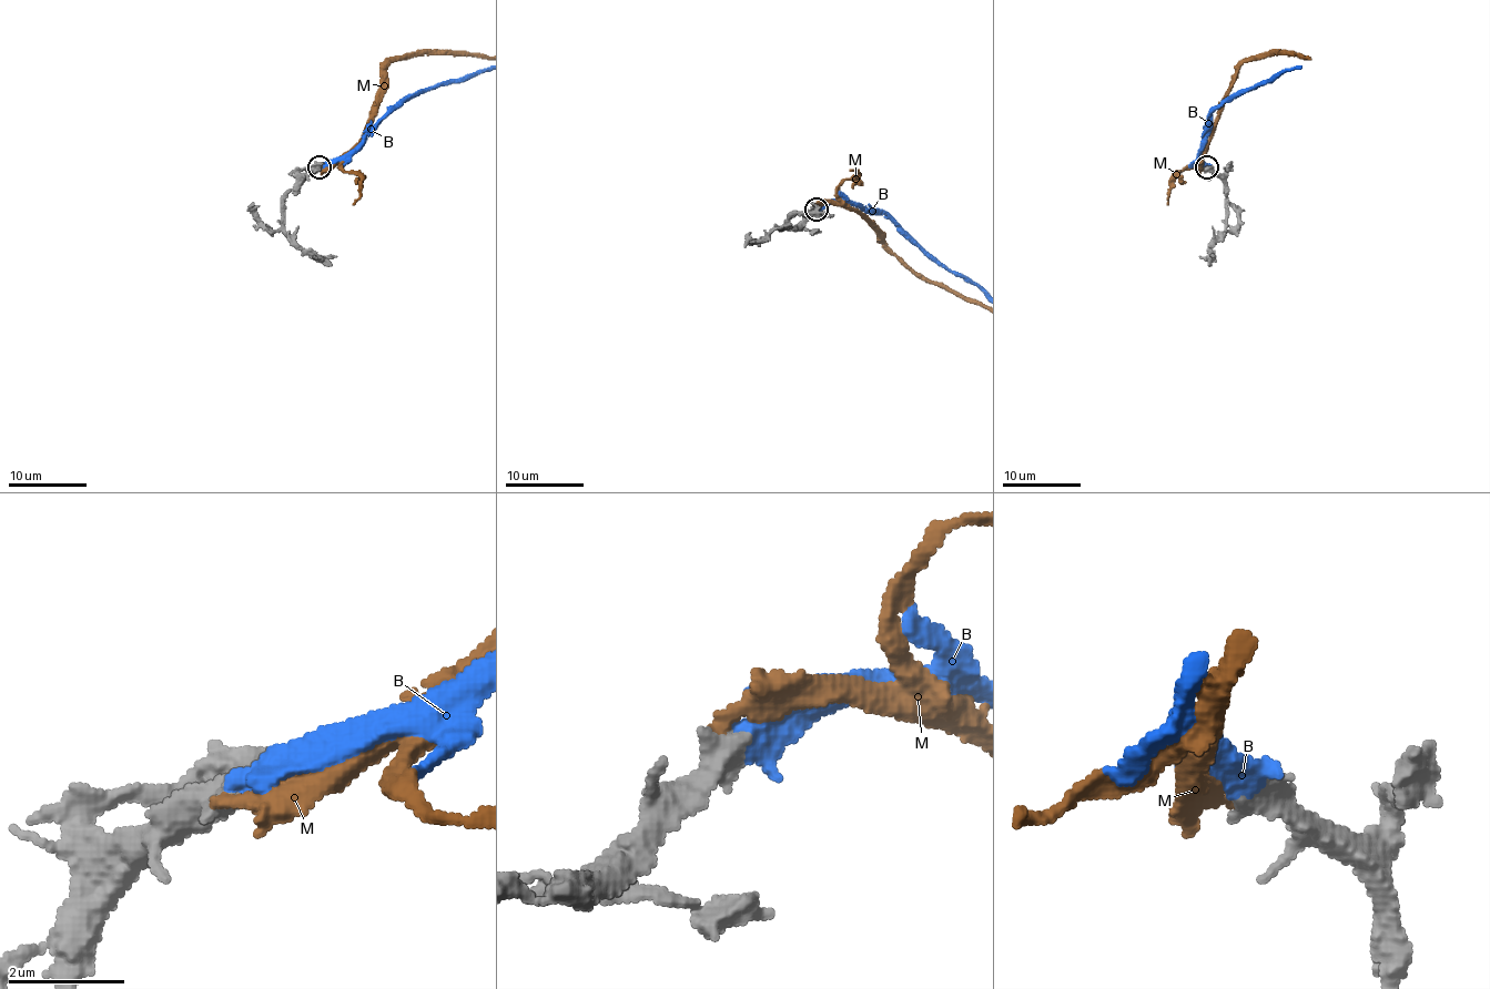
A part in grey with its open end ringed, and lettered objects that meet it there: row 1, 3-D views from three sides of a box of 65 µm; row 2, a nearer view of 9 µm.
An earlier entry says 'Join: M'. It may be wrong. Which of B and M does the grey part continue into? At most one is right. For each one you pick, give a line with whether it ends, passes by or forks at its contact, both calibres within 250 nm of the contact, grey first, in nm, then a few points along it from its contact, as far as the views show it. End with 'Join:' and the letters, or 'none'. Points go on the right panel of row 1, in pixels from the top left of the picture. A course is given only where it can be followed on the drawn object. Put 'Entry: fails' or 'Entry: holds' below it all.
B: it ends; calibres 480 and 550 nm
Join: B
Entry: fails

